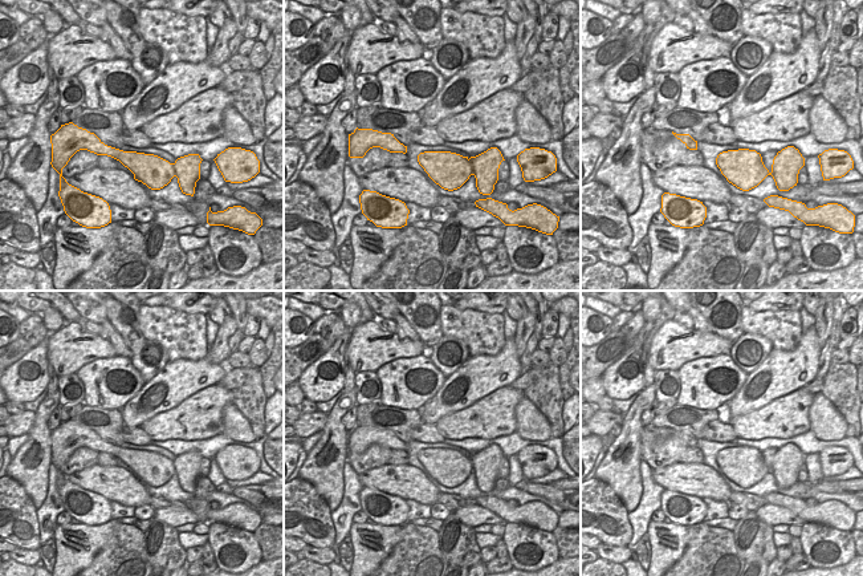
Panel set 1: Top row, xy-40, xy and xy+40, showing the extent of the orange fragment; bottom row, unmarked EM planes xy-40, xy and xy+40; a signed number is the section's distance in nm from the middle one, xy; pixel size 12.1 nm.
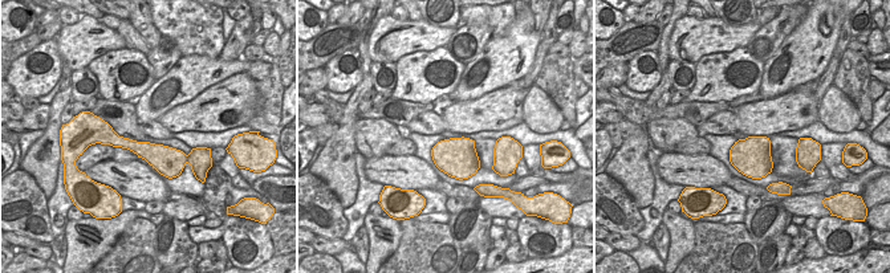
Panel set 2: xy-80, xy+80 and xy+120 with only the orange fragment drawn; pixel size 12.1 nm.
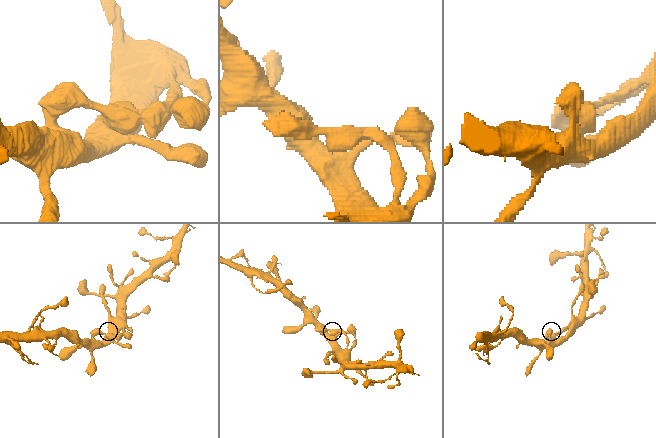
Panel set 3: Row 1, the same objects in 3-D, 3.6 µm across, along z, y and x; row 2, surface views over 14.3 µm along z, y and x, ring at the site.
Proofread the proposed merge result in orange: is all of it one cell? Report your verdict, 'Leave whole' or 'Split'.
Leave whole.

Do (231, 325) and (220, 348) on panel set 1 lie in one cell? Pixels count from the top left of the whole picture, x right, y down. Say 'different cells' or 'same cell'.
same cell

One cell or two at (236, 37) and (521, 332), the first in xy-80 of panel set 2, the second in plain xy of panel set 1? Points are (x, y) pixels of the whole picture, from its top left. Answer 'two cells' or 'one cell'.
one cell

